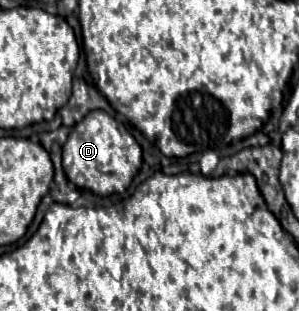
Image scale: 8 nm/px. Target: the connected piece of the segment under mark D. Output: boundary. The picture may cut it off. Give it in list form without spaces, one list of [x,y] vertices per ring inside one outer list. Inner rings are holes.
[[[101,109],[91,111],[83,121],[79,121],[69,133],[67,143],[63,145],[63,169],[69,181],[103,197],[123,193],[131,185],[141,163],[143,159],[139,143],[133,139],[123,123],[115,121]]]

